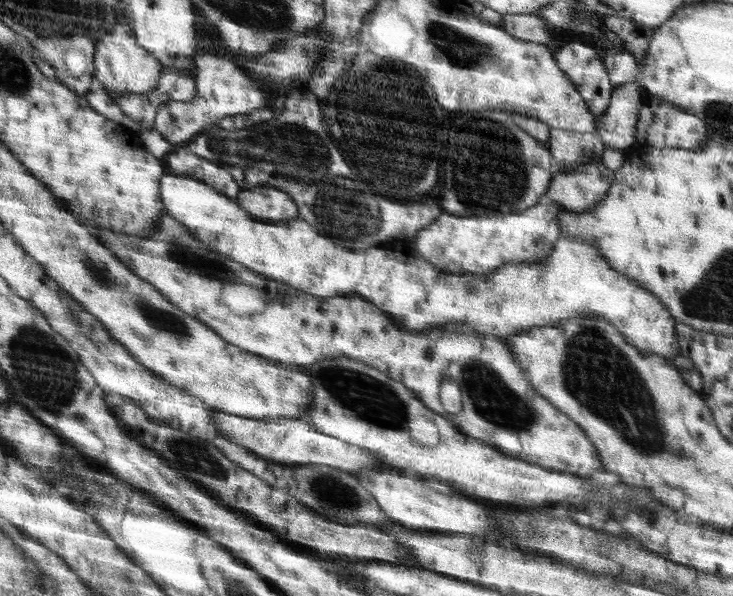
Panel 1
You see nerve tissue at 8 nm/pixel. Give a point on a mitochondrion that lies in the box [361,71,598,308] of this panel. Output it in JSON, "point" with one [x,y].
{"point":[487,167]}

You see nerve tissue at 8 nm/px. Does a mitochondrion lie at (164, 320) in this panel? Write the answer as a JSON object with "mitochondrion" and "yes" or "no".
{"mitochondrion":"yes"}

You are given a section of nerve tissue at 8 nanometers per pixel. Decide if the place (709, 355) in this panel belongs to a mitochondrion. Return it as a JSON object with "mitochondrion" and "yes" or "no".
{"mitochondrion":"no"}

